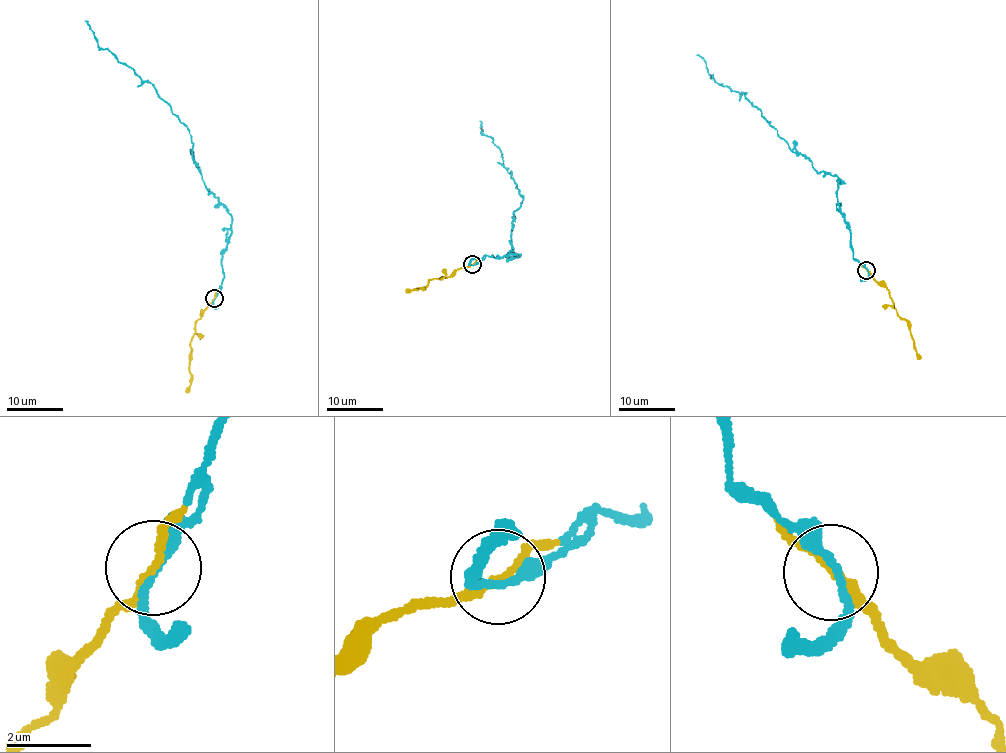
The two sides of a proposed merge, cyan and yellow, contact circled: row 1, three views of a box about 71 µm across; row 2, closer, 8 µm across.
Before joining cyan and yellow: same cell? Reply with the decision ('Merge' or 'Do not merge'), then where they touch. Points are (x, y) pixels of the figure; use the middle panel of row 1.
Merge. Place: (472, 264)

